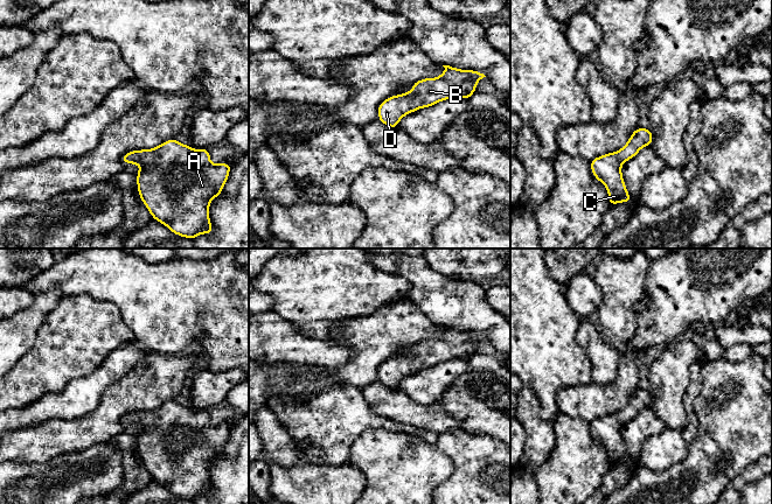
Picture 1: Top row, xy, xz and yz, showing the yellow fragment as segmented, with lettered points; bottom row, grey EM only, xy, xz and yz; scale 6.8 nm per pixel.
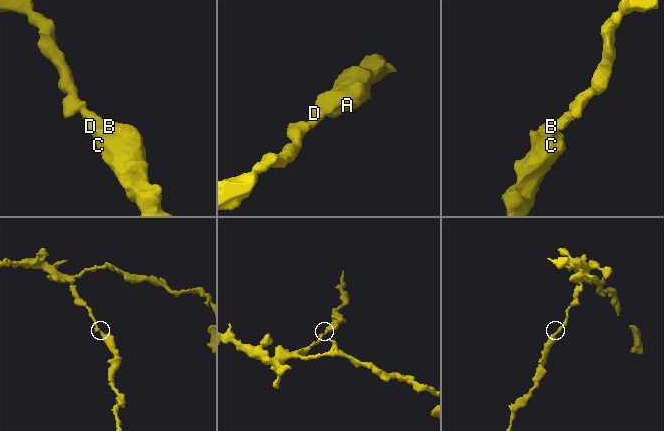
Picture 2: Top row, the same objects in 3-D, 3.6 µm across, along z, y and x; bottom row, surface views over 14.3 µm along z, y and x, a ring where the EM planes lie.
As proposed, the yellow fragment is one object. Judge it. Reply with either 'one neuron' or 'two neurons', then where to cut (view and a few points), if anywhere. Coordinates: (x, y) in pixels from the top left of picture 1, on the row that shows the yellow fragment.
one neuron | no cut

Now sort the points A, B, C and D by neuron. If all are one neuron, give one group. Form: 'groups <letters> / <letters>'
groups A B C D

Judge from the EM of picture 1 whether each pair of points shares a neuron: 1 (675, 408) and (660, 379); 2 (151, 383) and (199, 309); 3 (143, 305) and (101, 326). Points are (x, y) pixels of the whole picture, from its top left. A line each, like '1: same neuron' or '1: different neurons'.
1: same neuron
2: different neurons
3: different neurons

